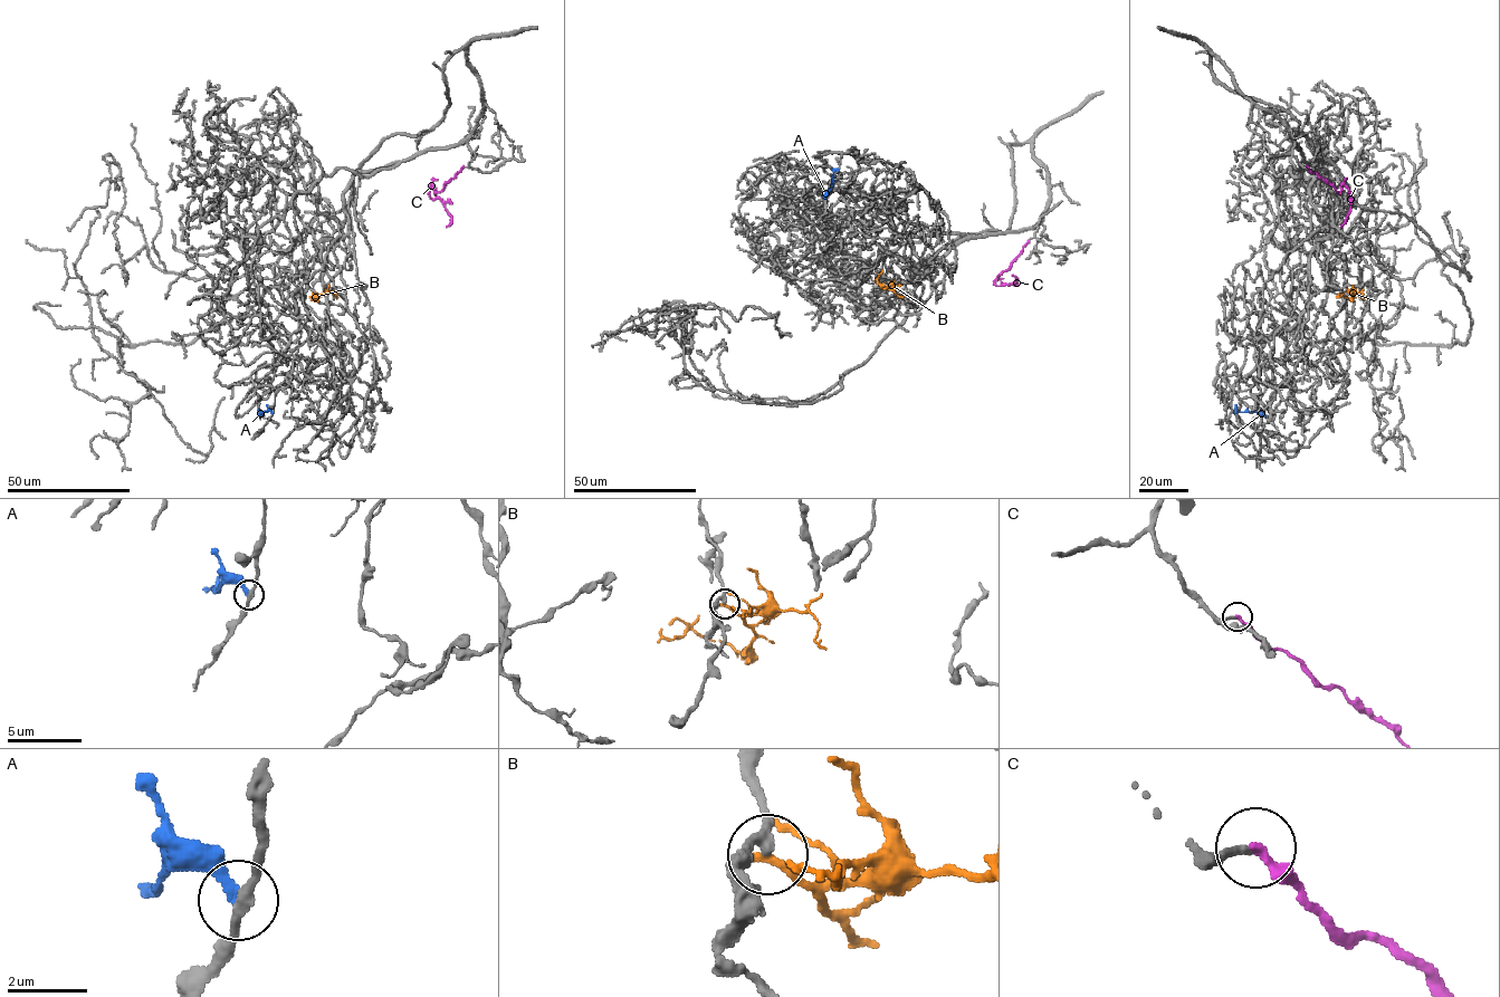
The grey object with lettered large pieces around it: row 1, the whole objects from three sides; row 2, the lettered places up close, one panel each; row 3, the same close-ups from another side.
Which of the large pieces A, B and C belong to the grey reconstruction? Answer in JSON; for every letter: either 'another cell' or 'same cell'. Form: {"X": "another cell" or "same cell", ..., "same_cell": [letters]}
{"A": "another cell", "B": "another cell", "C": "same cell", "same_cell": ["C"]}

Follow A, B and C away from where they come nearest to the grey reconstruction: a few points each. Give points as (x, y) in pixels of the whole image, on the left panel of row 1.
A: (271, 413), (258, 415)
B: (327, 290), (317, 298), (311, 297), (317, 297)
C: (462, 166), (441, 191), (435, 192), (431, 183), (429, 189), (429, 195), (438, 198), (451, 217), (446, 227)

